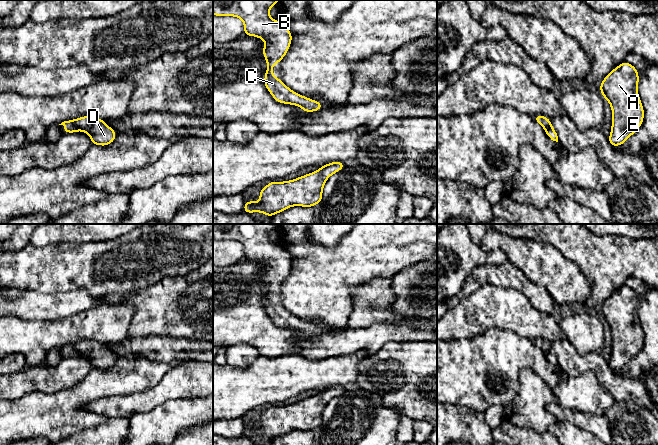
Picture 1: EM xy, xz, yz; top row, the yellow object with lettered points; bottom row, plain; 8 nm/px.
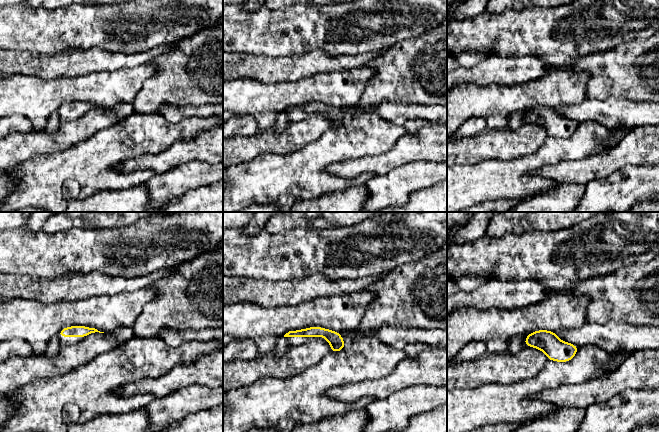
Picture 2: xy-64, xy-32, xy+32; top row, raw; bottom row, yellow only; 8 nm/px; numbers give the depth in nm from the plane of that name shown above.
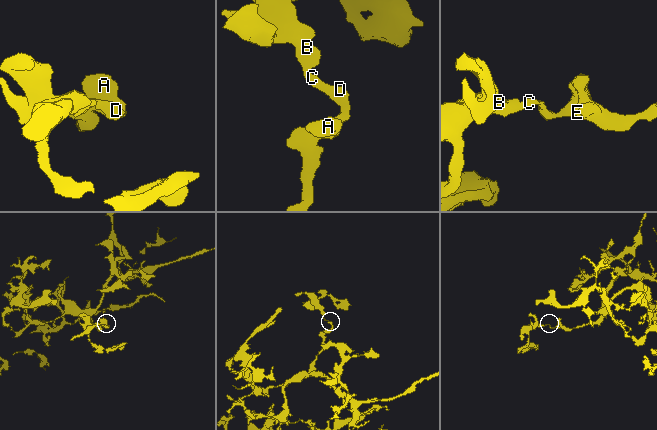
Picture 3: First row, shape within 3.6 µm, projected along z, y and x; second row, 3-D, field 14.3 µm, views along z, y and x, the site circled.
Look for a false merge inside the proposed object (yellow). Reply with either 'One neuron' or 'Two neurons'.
One neuron

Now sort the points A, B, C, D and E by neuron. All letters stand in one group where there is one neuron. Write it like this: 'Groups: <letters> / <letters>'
Groups: A B C D E

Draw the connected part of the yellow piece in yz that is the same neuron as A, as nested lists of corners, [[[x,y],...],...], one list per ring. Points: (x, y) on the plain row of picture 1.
[[[624,285],[600,307],[600,316],[612,333],[612,350],[608,365],[617,371],[626,366],[642,349],[644,332],[638,319],[639,297]]]

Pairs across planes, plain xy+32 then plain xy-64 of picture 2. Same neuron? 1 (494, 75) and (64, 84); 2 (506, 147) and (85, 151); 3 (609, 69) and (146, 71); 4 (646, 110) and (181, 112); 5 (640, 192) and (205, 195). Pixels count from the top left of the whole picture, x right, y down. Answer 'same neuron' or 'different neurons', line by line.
1: different neurons
2: different neurons
3: different neurons
4: same neuron
5: different neurons

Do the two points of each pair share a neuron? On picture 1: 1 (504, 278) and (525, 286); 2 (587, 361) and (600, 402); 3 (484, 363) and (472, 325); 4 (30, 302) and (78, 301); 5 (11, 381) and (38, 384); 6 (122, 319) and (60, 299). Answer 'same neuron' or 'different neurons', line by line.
1: same neuron
2: different neurons
3: different neurons
4: same neuron
5: same neuron
6: different neurons

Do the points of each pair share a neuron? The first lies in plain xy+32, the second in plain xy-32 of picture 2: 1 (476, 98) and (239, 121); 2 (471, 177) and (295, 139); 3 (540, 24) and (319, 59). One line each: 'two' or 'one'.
1: two
2: two
3: two

